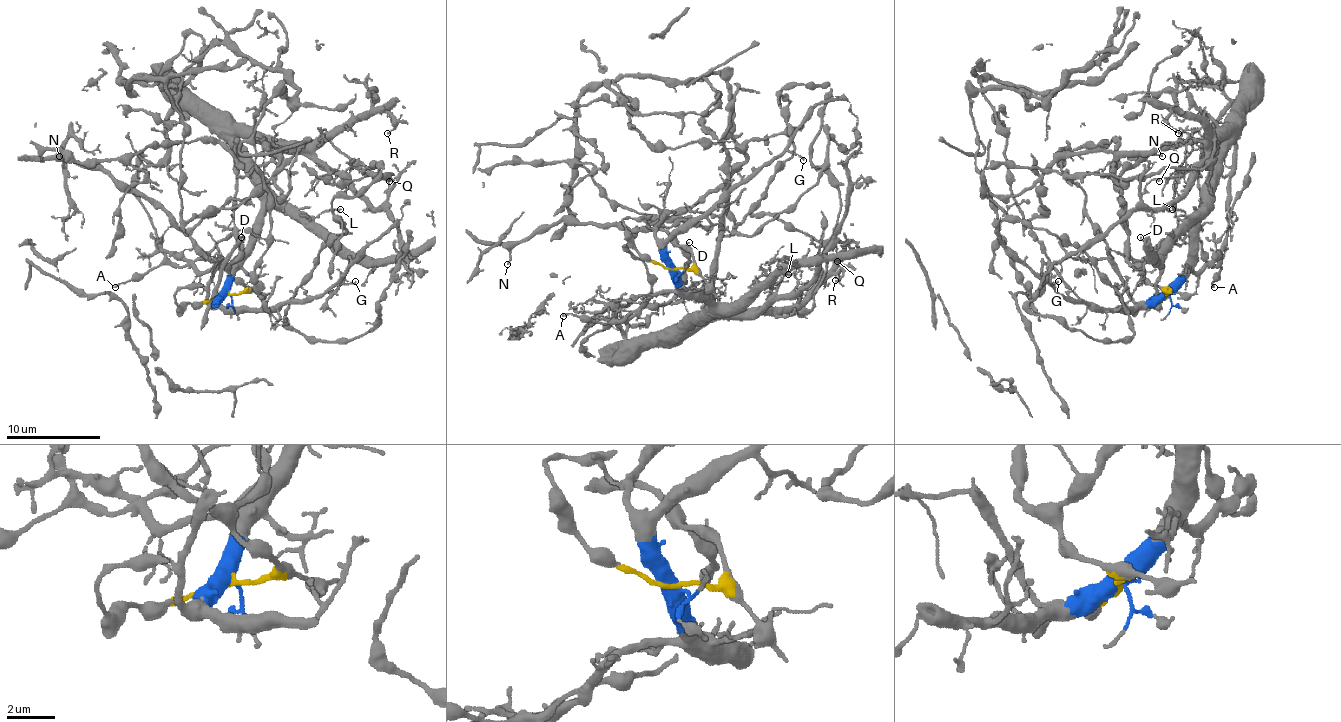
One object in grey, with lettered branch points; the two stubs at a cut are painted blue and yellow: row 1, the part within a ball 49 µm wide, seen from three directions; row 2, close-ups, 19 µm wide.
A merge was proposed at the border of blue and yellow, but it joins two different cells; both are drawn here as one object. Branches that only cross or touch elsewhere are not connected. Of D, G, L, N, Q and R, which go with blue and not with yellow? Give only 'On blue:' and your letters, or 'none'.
On blue: G, L, Q, R

